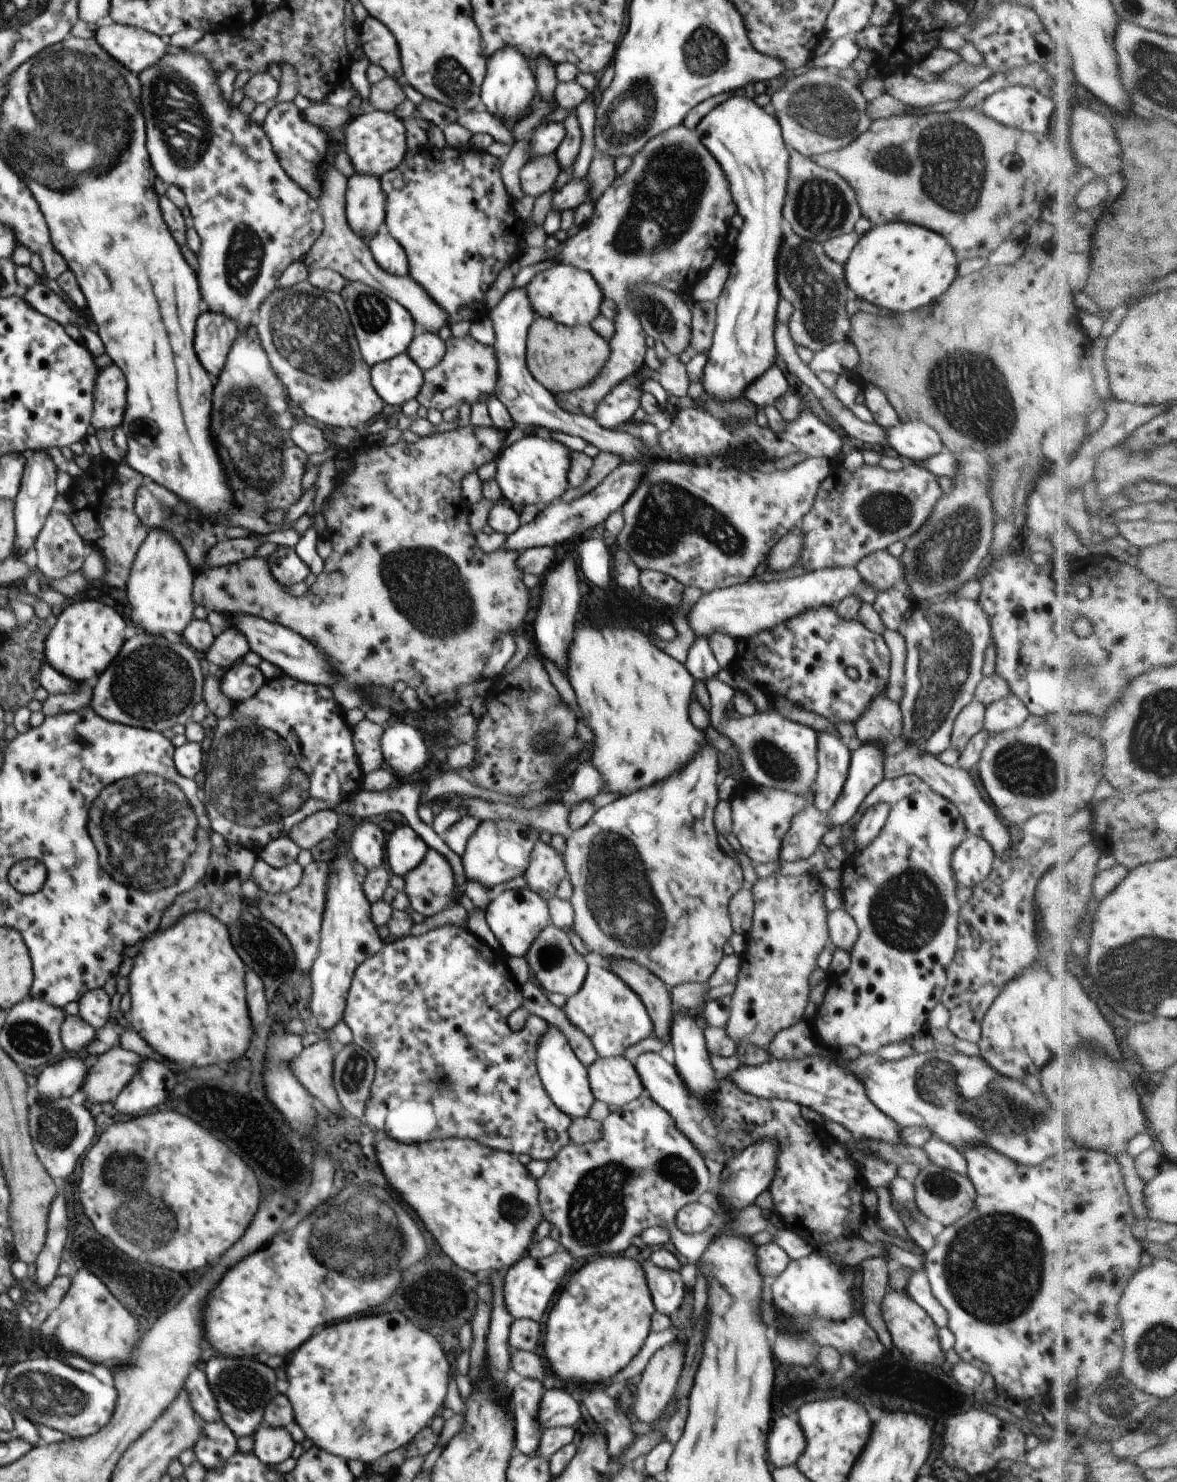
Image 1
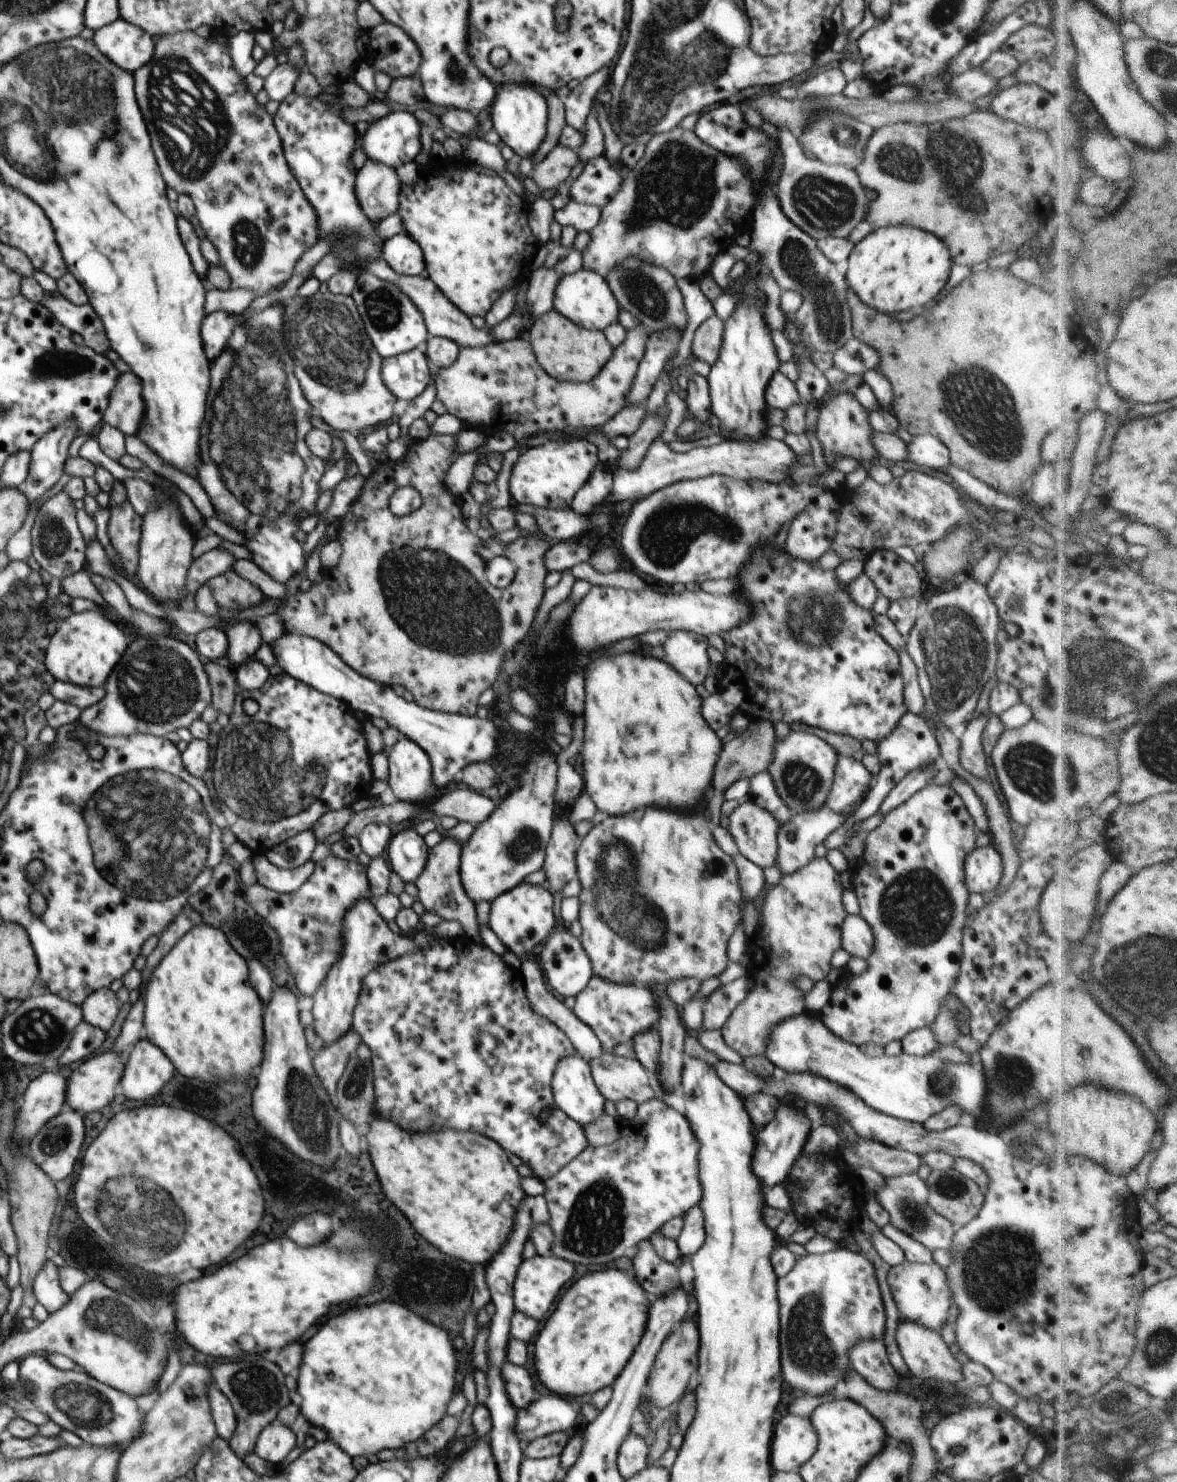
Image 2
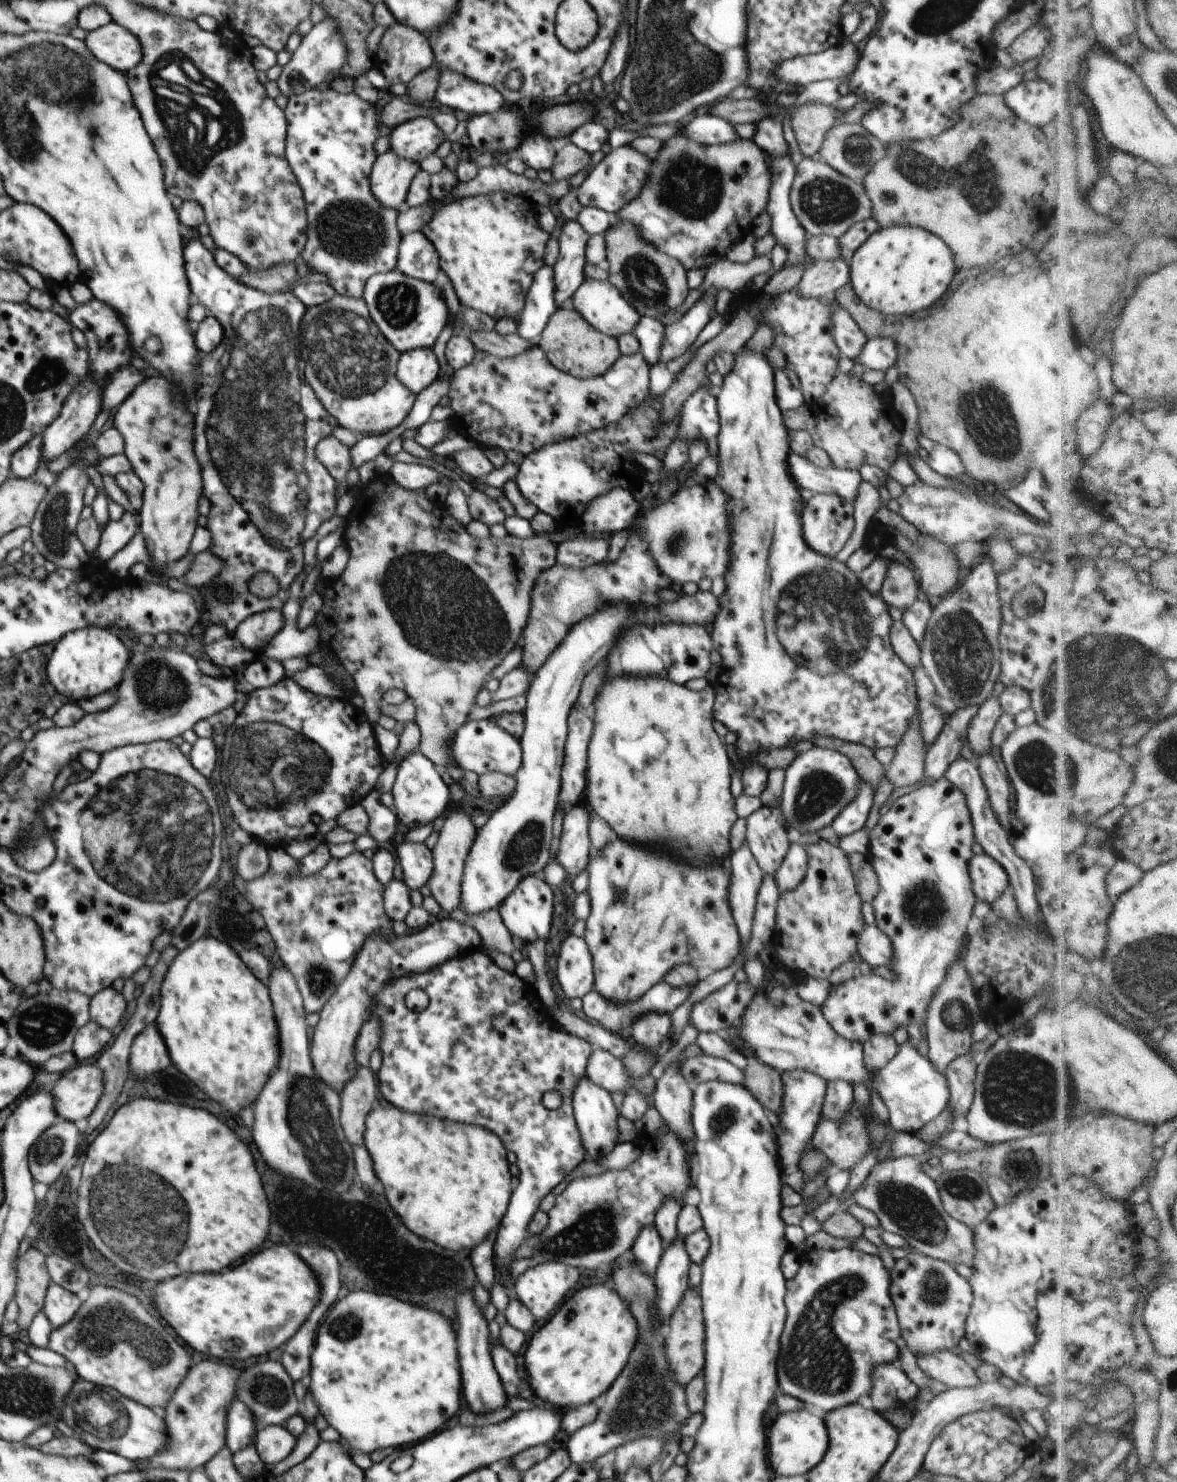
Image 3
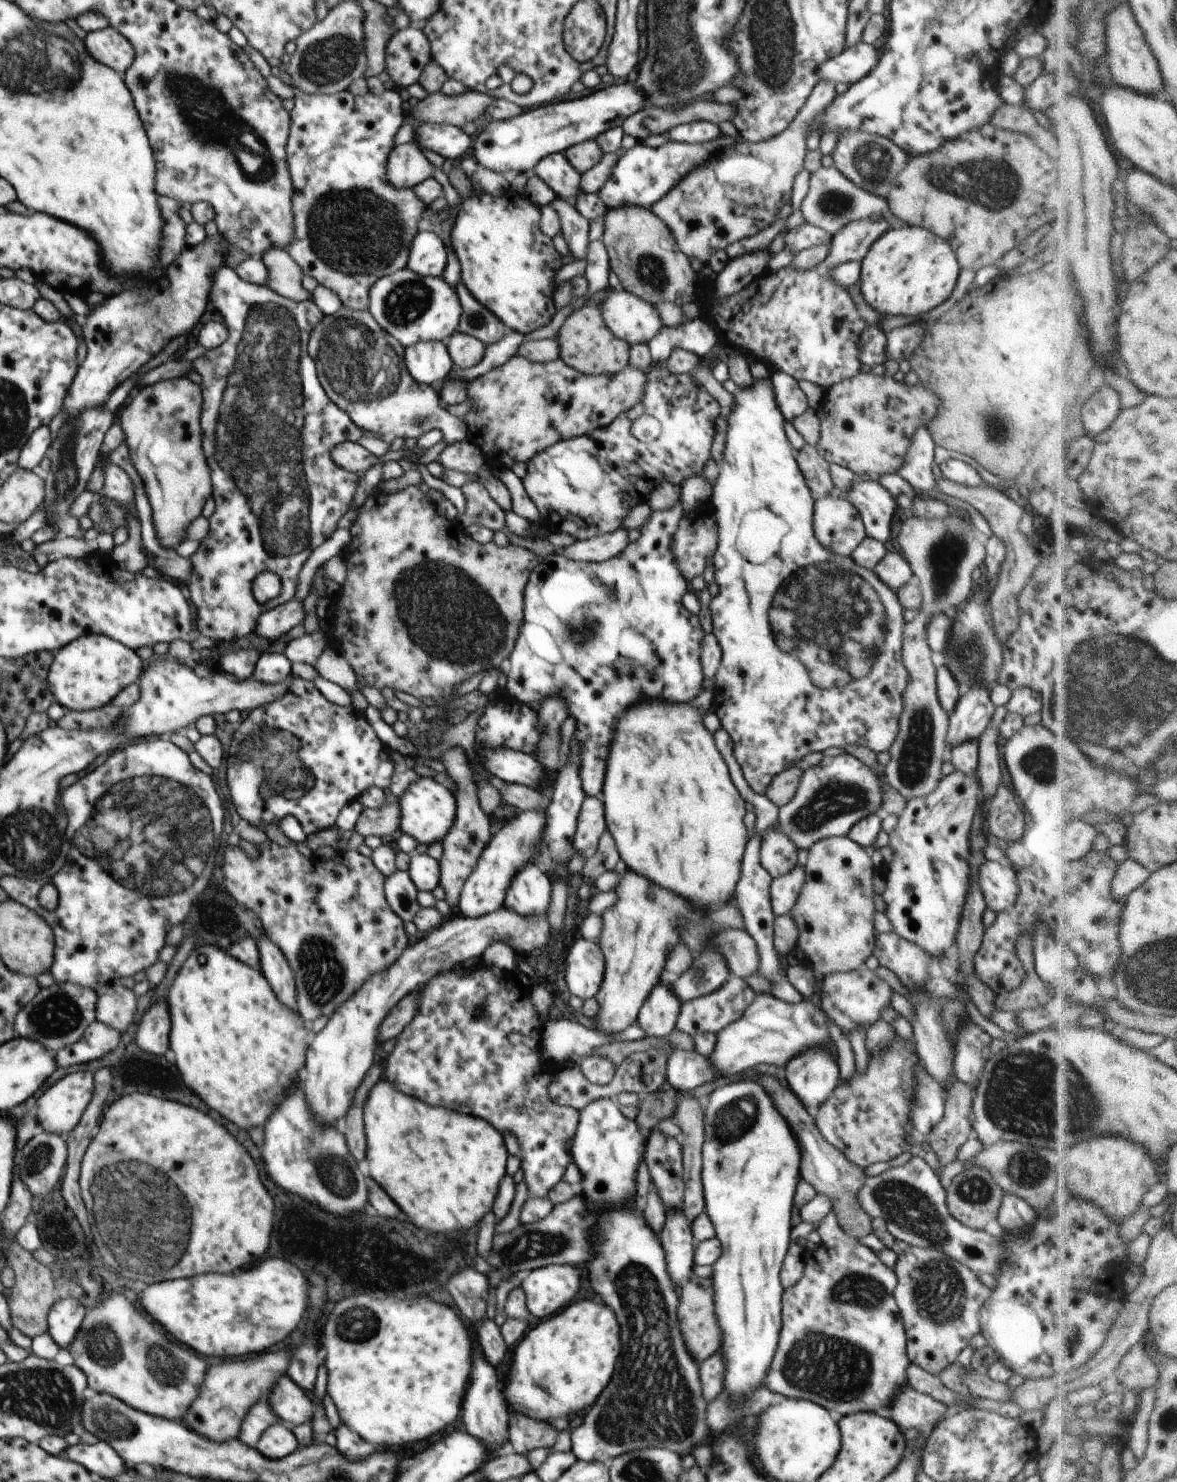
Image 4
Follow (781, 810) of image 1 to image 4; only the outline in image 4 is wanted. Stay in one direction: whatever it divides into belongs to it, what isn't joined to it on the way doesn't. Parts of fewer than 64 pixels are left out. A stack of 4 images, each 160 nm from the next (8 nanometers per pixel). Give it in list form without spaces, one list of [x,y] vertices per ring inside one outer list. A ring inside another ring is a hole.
[[[775,826],[764,832],[760,860],[773,879],[788,874],[798,864],[797,851],[793,842]]]

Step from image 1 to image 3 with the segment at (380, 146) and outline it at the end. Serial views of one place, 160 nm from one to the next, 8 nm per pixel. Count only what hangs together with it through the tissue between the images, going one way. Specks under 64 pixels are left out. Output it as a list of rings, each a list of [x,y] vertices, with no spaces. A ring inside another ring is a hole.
[[[418,117],[414,120],[399,124],[391,132],[390,149],[399,157],[404,157],[420,163],[447,138],[452,136],[444,134],[430,117]]]

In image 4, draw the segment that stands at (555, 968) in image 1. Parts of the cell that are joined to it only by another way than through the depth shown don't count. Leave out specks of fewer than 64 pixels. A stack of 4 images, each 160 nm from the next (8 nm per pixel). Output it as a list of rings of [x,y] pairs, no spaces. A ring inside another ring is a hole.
[[[581,937],[568,949],[565,981],[571,994],[583,1001],[594,999],[605,975],[605,958],[595,942]]]

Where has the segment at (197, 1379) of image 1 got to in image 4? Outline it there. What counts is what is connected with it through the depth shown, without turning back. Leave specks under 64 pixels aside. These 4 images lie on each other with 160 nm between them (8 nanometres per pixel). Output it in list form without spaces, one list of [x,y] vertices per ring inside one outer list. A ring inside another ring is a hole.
[[[260,1400],[252,1405],[251,1410],[244,1417],[238,1438],[248,1446],[256,1448],[256,1443],[260,1440],[262,1433],[274,1423],[282,1423],[282,1420],[279,1420],[279,1416],[268,1402]]]

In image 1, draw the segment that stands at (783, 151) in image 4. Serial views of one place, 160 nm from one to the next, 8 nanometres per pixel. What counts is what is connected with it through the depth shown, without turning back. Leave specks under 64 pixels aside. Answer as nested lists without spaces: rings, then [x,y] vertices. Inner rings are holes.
[[[683,124],[669,128],[666,132],[648,140],[640,152],[633,156],[628,170],[624,174],[617,175],[614,182],[594,203],[590,220],[581,227],[576,236],[568,237],[555,250],[547,250],[546,246],[540,248],[525,246],[518,258],[521,268],[542,260],[554,259],[558,263],[588,271],[600,285],[604,298],[612,299],[617,304],[617,315],[613,322],[615,333],[609,340],[611,355],[598,378],[588,386],[576,389],[570,394],[554,395],[556,402],[564,410],[587,417],[594,417],[605,396],[628,376],[640,371],[645,364],[647,334],[631,307],[631,288],[640,283],[654,283],[681,294],[690,292],[719,254],[723,254],[728,230],[731,228],[730,218],[736,214],[734,198],[730,194],[728,180],[720,164],[700,142],[696,132]]]

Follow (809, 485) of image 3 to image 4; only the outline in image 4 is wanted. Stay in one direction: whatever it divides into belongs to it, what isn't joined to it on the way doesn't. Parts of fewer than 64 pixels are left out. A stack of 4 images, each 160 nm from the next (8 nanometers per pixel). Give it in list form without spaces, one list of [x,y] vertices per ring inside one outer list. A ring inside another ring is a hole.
[[[860,478],[850,486],[848,500],[858,509],[867,536],[885,543],[891,538],[892,517],[896,512],[896,498],[884,486]]]

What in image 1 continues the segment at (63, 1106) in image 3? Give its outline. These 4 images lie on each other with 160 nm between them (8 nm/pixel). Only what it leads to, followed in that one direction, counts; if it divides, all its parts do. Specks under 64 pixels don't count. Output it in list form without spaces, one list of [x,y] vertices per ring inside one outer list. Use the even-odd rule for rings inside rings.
[[[120,1045],[98,1056],[96,1064],[86,1073],[83,1085],[86,1104],[100,1106],[104,1102],[113,1102],[118,1093],[132,1080],[142,1062],[141,1056],[126,1050]]]

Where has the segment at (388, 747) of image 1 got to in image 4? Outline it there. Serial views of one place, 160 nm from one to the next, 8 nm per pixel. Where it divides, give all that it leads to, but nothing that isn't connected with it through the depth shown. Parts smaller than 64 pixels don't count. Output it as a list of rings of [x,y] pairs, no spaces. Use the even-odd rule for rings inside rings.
[[[420,777],[416,782],[411,783],[405,793],[399,797],[401,806],[399,831],[415,838],[423,849],[435,842],[442,842],[454,824],[457,811],[456,801],[448,787],[438,784],[434,779]]]

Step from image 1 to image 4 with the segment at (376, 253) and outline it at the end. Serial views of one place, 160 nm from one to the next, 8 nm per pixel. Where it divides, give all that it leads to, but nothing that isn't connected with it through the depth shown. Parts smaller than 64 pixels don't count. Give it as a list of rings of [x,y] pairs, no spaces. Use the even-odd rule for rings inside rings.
[[[420,231],[414,237],[407,268],[425,277],[442,277],[446,268],[446,246],[439,234]]]

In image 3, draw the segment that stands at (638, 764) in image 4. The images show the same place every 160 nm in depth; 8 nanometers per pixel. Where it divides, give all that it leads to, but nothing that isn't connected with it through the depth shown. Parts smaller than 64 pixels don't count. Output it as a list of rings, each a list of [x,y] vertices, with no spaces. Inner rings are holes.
[[[662,677],[656,678],[616,678],[610,680],[593,702],[590,713],[593,719],[593,733],[587,752],[587,787],[584,794],[586,802],[600,818],[604,819],[616,836],[636,844],[666,844],[670,850],[678,854],[678,858],[686,864],[710,865],[715,861],[727,862],[734,852],[731,847],[731,830],[739,816],[735,809],[735,798],[730,791],[730,775],[733,763],[726,753],[726,746],[720,741],[712,727],[713,704],[716,692],[713,685],[708,685],[701,691],[692,691],[685,685],[680,686]]]

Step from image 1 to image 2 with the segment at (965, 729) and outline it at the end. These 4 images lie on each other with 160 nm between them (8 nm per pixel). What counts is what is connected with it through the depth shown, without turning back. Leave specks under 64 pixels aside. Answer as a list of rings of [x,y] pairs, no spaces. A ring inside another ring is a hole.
[[[988,713],[973,717],[967,724],[961,742],[960,762],[971,775],[991,784],[990,772],[986,763],[986,753],[983,749],[982,735],[988,720]]]

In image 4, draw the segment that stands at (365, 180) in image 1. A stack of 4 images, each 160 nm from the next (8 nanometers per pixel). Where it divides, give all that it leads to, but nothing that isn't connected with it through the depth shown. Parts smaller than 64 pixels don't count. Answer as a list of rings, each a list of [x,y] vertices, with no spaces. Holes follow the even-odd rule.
[[[416,143],[396,145],[387,162],[387,179],[396,188],[415,188],[434,174],[435,167]]]

